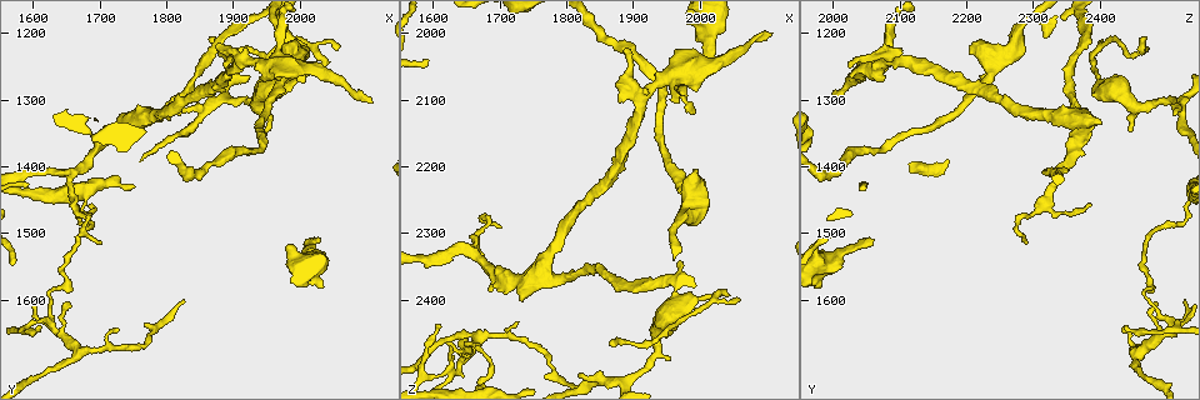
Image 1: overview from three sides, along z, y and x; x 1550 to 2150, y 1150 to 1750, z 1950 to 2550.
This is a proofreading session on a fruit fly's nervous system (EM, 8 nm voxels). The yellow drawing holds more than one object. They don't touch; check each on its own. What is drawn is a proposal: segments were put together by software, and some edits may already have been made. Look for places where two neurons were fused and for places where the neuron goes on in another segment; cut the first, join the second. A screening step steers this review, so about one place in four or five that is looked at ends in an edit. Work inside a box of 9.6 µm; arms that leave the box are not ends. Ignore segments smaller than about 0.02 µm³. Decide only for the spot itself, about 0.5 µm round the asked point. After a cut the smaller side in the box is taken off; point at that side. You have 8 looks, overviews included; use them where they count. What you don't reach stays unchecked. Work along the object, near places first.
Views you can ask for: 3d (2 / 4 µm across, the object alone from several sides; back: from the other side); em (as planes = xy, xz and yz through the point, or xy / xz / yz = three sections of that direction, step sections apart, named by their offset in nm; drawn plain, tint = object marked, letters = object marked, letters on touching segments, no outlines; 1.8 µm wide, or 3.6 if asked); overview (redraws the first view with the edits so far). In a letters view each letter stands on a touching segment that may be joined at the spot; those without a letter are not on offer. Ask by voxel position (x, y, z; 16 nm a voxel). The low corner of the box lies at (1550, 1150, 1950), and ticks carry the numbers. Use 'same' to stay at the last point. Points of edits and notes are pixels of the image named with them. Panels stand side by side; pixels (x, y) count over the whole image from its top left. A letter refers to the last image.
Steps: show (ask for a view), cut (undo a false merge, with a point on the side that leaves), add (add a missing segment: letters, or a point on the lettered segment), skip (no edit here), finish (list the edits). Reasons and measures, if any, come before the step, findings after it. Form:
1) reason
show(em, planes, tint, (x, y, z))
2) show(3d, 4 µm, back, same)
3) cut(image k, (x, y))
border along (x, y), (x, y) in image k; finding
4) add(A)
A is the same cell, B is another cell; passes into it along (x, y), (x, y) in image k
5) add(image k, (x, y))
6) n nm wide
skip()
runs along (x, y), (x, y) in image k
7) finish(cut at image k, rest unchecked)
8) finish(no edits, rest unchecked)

show(3d, 2 µm, (2055, 1225, 2400))

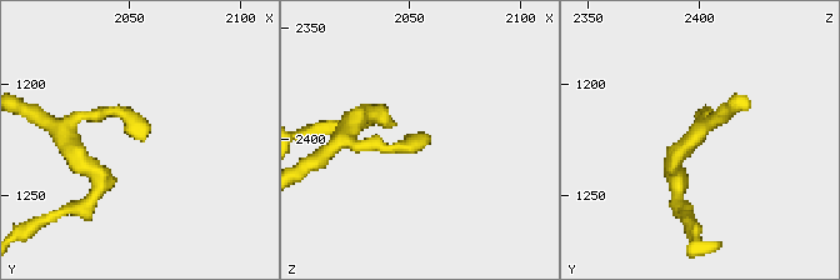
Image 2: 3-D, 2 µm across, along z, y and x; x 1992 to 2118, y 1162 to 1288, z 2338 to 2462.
show(em, planes, letters, (2057, 1224, 2400))

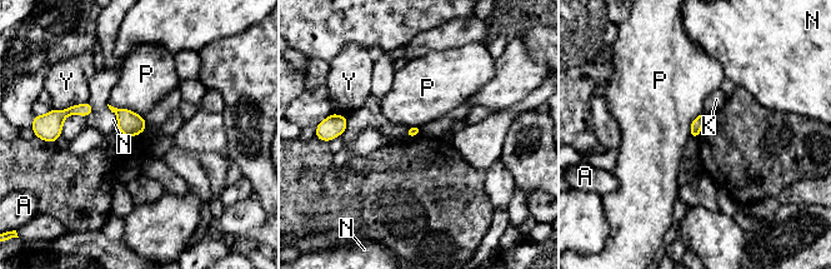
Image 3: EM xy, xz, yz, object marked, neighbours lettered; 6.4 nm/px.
skip()
A, K, N, P and Y are other cells; border along (108, 103), (129, 108), (143, 118) in image 3; no lettered segment goes on from it

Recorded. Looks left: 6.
three-way junction
show(em, planes, tint, (1900, 1300, 2515))

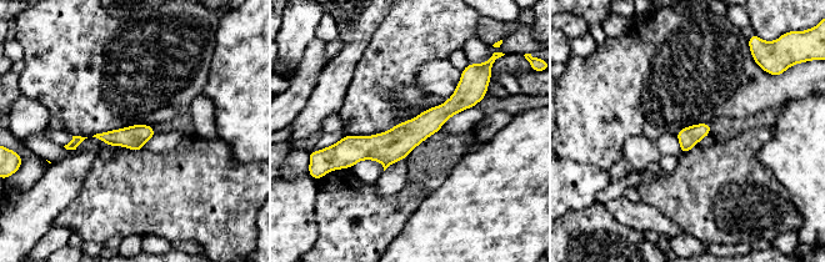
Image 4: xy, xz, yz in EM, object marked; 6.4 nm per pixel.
what lies round it
show(em, planes, letters, same)

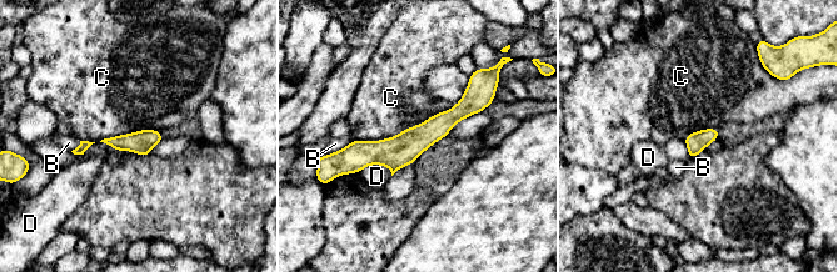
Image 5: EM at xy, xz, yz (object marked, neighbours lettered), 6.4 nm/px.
skip()
B, C and D are other cells; runs along (484, 104), (397, 152), (345, 156) in image 5; one neuron here

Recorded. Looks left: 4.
end of a long branch
show(3d, 4 µm, back, (1870, 1205, 2470))

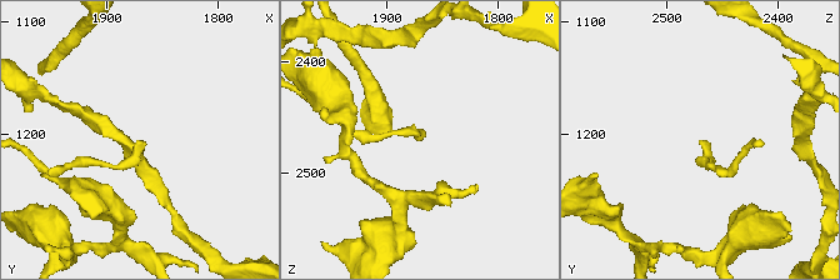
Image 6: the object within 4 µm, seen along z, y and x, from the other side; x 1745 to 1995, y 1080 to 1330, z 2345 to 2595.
shape alone is not enough
show(em, planes, letters, (1872, 1206, 2470))

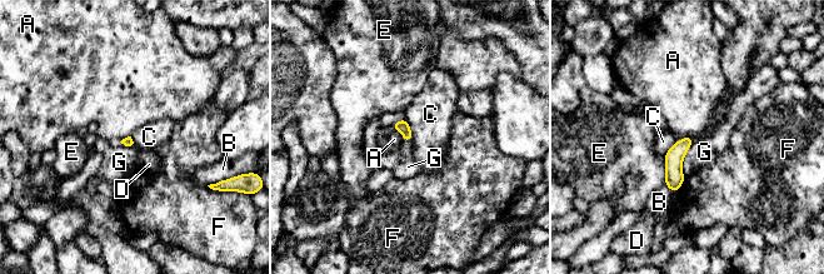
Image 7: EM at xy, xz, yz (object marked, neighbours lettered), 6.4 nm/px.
G touches over 240 nm
skip()
A, B, C, D, E, F and G are other cells; none of them fits

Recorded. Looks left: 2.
branch stops here
show(em, planes, letters, (2005, 1275, 2225))

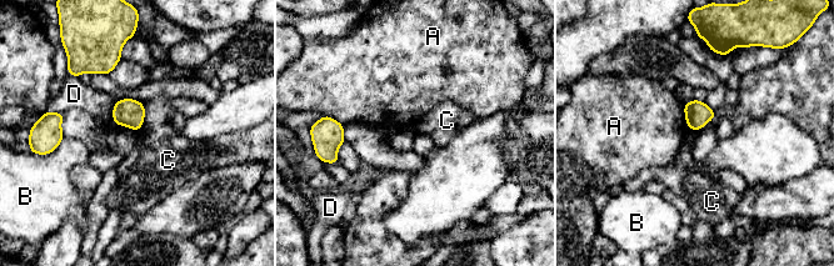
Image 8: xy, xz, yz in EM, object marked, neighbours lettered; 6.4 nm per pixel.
skip()
A, B, C and D are other cells; border along (144, 103), (144, 123), (136, 131) in image 8; no lettered segment goes on from it

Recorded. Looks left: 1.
finish(no edits, rest unchecked)

